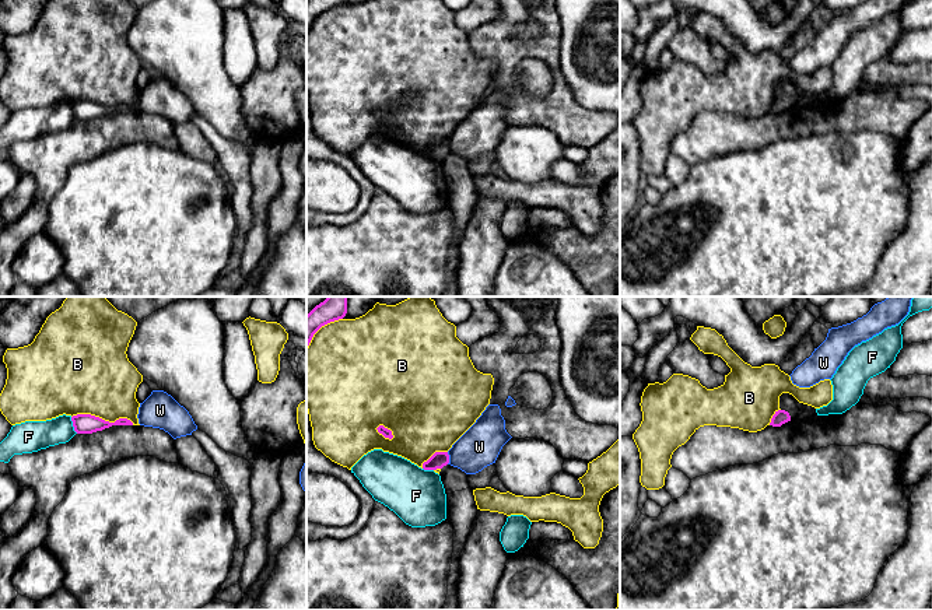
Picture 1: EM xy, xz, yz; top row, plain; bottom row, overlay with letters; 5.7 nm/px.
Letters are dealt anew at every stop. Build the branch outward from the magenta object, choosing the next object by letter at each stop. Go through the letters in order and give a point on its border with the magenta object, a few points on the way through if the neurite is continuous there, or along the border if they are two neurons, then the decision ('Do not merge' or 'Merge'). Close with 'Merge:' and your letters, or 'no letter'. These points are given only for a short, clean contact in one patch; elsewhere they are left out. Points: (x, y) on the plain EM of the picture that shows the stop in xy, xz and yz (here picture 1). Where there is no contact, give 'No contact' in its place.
B: Touches magenta at xy (101, 105). Do not merge
F: Touches magenta at xy (73, 112). Do not merge
W: Touches magenta at xz (448, 144). Boundary: xz (447, 139), (448, 150). Do not merge
Merge: no letter

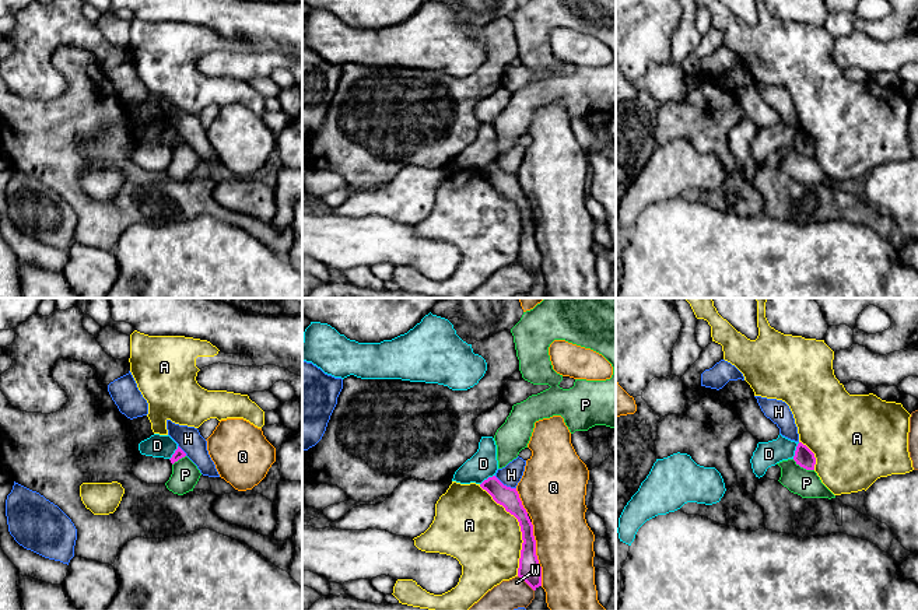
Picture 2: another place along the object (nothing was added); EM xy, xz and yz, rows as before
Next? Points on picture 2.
A: Touches magenta at xz (521, 216). Do not merge
D: Touches magenta at yz (795, 137). Boundary: yz (799, 129), (792, 144). Do not merge
H: Touches magenta at xz (505, 172). Do not merge
P: Touches magenta at yz (803, 154). Boundary: yz (792, 146), (801, 153), (813, 157). Do not merge
Q: Touches magenta at xz (535, 241). Do not merge
W: Touches magenta at xz (526, 269). Boundary: xz (518, 262), (533, 277). Do not merge
Merge: no letter

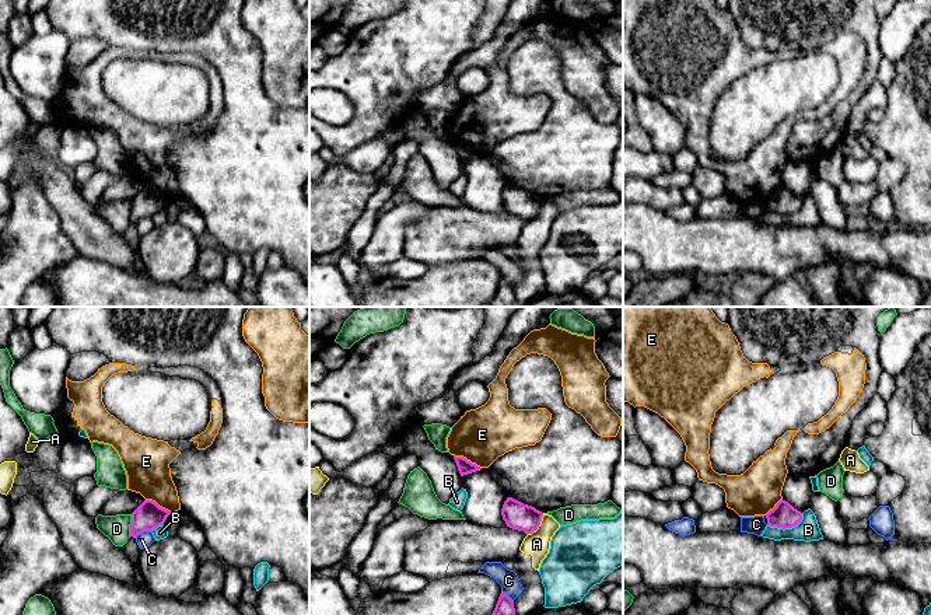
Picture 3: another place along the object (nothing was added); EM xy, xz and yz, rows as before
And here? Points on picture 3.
A: Touches magenta at xz (539, 210). Do not merge
B: Touches magenta at yz (787, 213). Do not merge
C: Touches magenta at xy (142, 217). Do not merge
D: Touches magenta at xy (130, 212). Do not merge
E: Touches magenta at xz (466, 146). Boundary: xz (454, 140), (465, 143), (480, 154). Do not merge
Merge: no letter

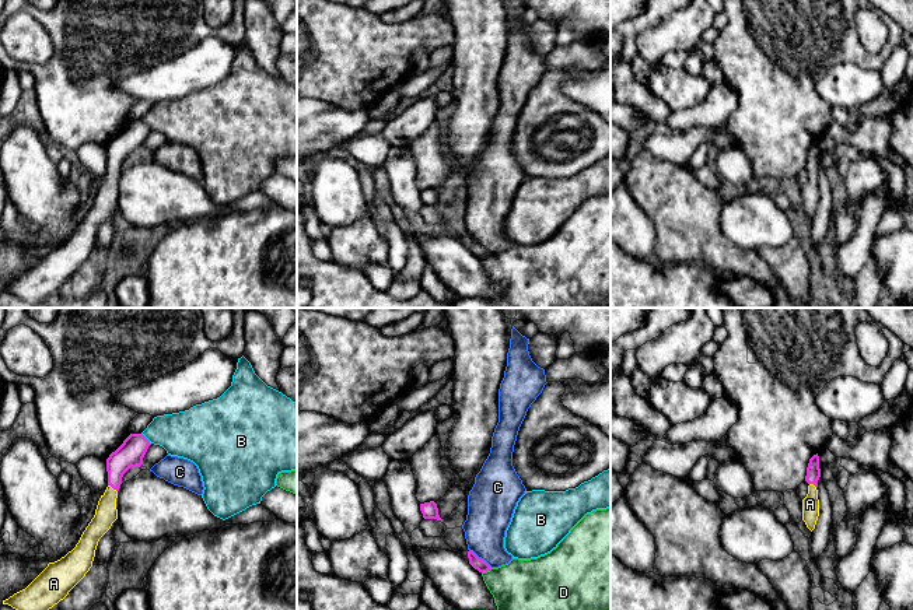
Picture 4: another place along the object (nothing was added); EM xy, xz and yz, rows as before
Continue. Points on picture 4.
A: Touches magenta at xy (112, 174). Path across: xy (130, 140), (115, 155), (112, 174), (105, 200). Merge
B: Touches magenta at xy (146, 125). Do not merge
C: Touches magenta at xz (481, 245). Do not merge
D: Touches magenta at xz (486, 258). Do not merge
Merge: A

